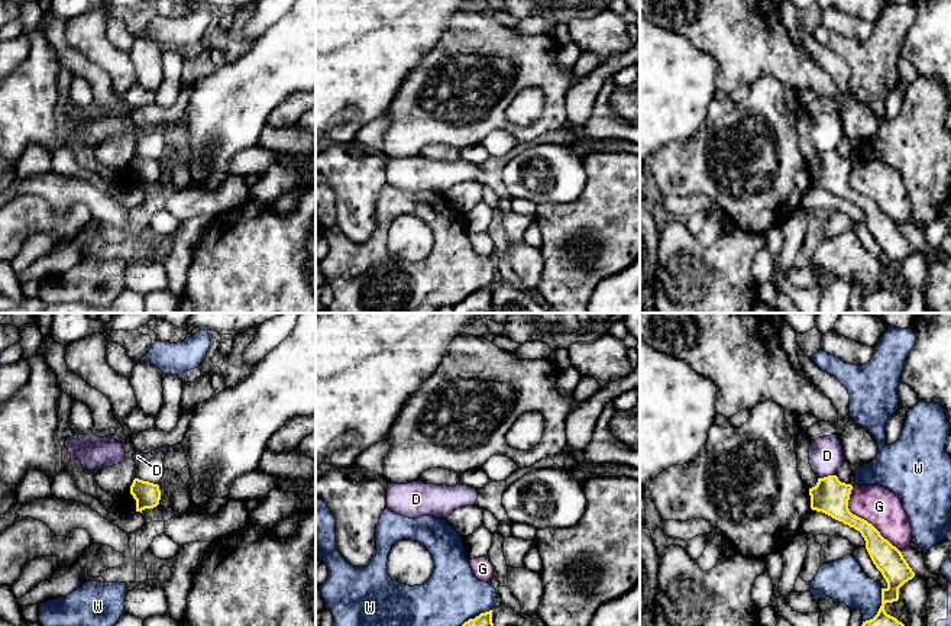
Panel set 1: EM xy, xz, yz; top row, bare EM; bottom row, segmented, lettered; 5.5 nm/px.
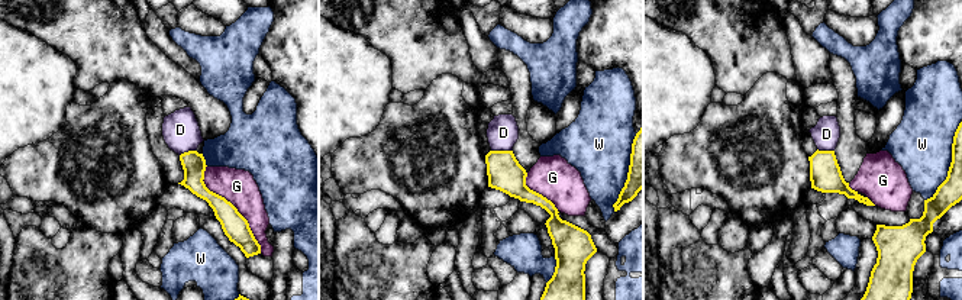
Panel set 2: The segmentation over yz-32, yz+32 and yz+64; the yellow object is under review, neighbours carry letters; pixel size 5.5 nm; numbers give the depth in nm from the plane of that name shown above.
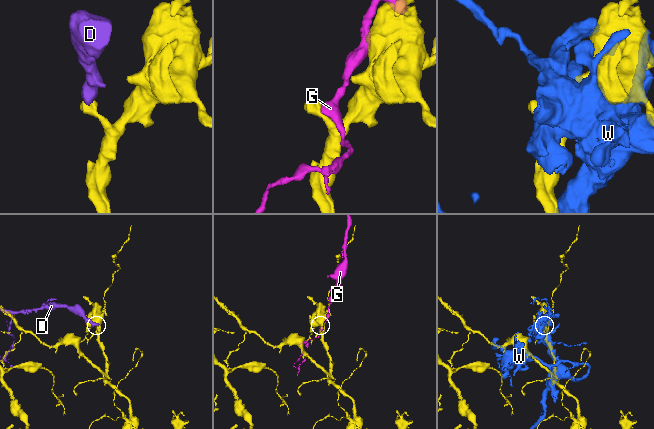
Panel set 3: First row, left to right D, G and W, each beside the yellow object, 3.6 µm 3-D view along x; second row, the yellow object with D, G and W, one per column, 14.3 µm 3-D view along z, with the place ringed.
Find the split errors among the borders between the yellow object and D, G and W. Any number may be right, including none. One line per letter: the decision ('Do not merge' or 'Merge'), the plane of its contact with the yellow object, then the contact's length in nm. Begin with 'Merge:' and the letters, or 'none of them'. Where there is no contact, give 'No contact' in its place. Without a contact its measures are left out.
Merge: none of them
D: Do not merge. Touches yellow in yz. Shared border 100 nm
G: Do not merge. Touches yellow in yz. Shared border 440 nm
W: Do not merge. Touches yellow in yz. Shared border 220 nm

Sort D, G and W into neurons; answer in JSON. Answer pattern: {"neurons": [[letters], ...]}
{"neurons": [["D"], ["G"], ["W"]]}

